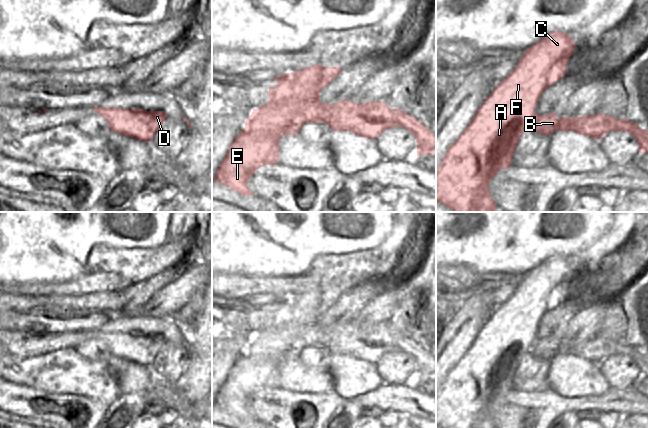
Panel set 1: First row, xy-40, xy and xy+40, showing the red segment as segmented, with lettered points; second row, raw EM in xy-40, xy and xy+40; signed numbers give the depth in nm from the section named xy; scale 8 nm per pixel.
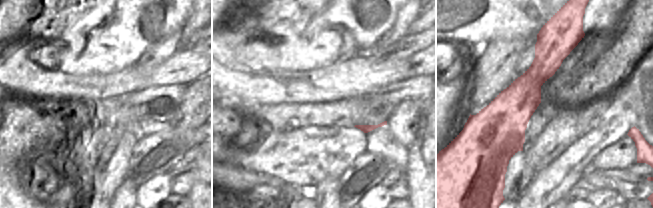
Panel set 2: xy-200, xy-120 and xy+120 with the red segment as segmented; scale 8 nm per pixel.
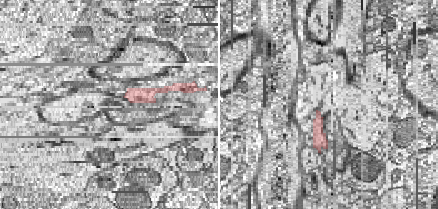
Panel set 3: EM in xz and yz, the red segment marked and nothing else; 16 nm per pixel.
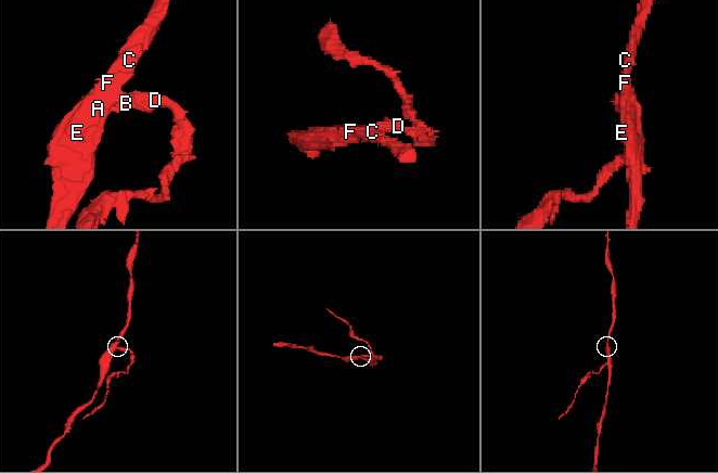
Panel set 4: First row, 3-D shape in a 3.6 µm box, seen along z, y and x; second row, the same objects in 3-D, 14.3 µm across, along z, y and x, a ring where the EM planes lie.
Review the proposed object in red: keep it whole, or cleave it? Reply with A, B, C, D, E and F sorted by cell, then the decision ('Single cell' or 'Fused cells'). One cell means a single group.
Groups: A C E F / B D. Fused cells.

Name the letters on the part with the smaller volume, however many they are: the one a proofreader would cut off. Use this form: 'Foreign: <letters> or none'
Foreign: B, D

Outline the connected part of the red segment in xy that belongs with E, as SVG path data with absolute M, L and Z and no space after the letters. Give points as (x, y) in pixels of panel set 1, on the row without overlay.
M316 287L271 303L277 305L278 308L276 311L269 312L269 326L258 333L253 333L251 340L245 346L245 352L229 370L215 398L215 404L240 419L253 419L254 417L247 410L249 402L255 398L256 393L277 387L281 374L279 364L284 359L298 358L307 347L307 342L299 336L299 332L308 325L319 323L319 316L327 311L342 294L340 291L322 291Z

